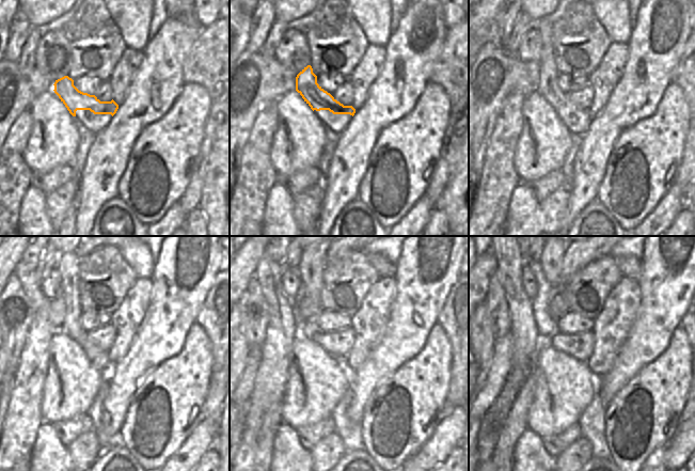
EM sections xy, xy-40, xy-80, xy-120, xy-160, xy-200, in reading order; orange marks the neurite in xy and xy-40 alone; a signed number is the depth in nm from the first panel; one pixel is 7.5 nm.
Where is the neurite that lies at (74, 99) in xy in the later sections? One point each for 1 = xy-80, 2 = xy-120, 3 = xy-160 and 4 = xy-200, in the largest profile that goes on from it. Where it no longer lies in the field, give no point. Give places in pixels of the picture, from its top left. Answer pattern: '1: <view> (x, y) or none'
1: xy-80 (549, 89)
2: xy-120 (69, 264)
3: xy-160 (311, 267)
4: xy-200 (551, 261)

